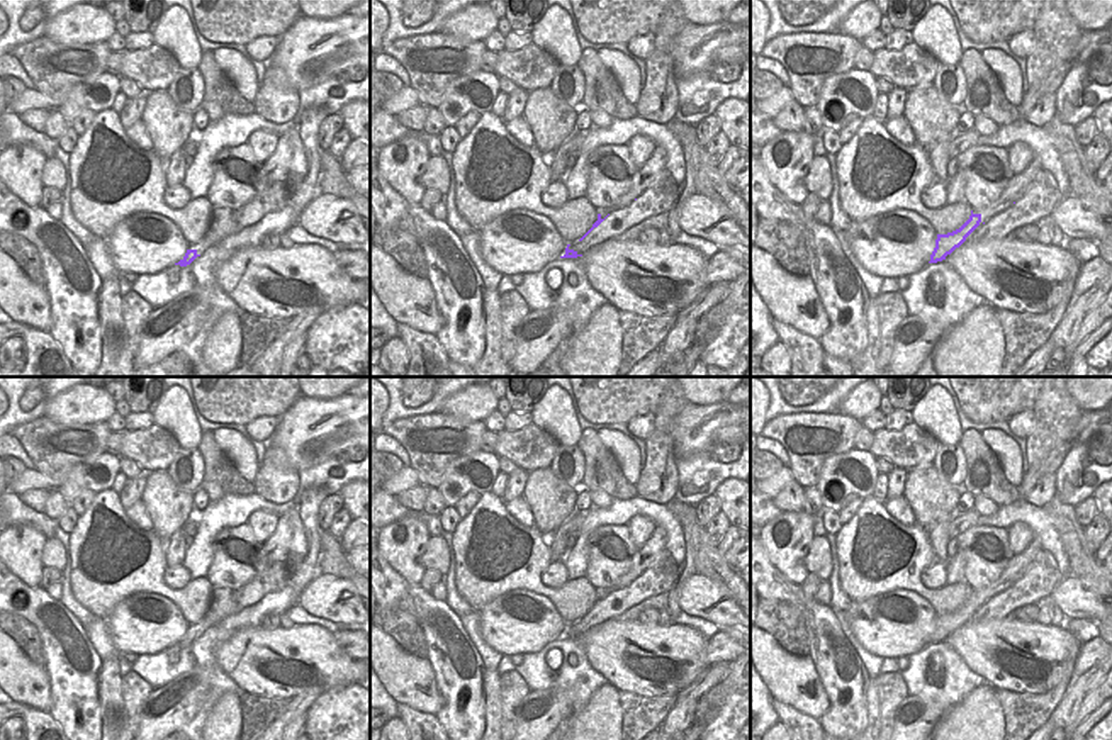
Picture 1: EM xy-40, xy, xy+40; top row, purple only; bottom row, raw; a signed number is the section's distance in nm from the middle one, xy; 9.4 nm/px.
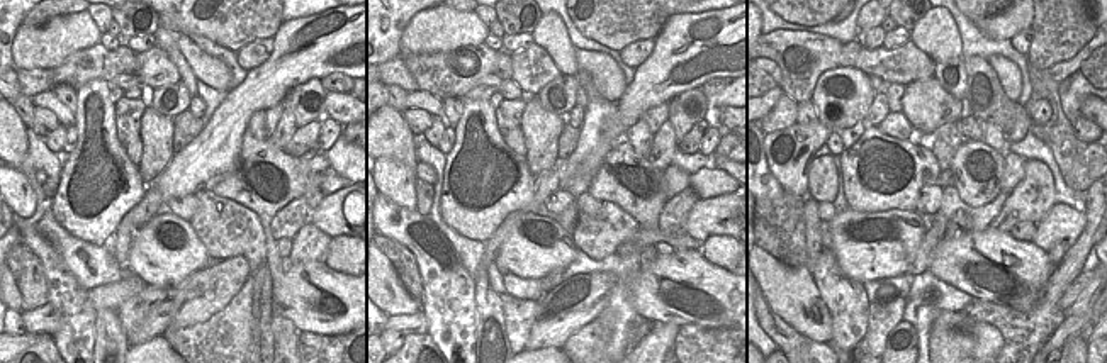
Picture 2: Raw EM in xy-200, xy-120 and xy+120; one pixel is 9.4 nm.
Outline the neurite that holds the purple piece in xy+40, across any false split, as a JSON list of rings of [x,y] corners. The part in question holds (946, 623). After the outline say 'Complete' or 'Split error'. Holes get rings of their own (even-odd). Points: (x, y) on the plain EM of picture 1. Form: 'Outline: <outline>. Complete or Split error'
Outline: [[[1034,538],[1022,553],[1014,555],[1010,558],[1003,574],[991,586],[973,589],[969,599],[959,609],[947,614],[937,614],[935,628],[930,635],[929,643],[946,640],[946,636],[951,635],[956,628],[959,628],[978,606],[1017,582],[1041,550],[1042,547]]]. Split error

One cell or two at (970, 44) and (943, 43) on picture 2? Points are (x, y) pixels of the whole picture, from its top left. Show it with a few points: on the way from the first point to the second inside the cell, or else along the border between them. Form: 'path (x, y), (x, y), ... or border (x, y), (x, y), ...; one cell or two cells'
border (951, 17), (960, 36), (961, 55); two cells

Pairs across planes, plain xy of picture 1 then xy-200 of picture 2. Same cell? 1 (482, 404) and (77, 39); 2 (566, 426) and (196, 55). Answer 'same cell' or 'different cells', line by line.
1: same cell
2: different cells

